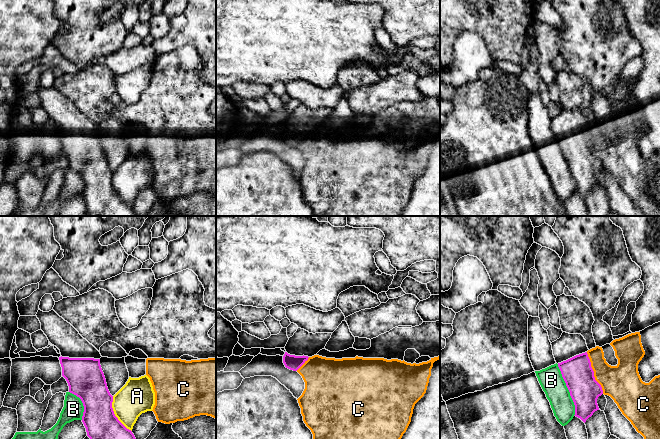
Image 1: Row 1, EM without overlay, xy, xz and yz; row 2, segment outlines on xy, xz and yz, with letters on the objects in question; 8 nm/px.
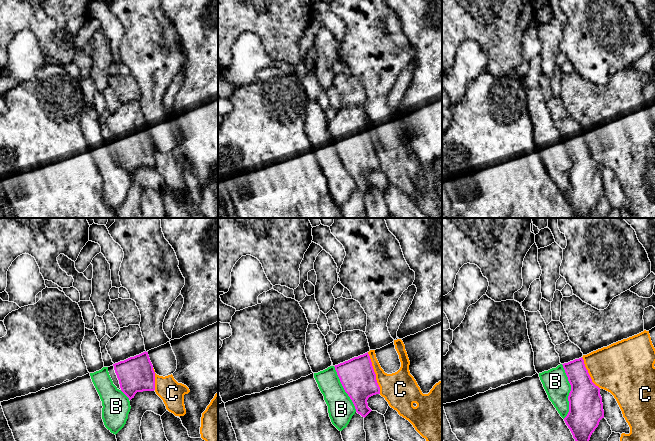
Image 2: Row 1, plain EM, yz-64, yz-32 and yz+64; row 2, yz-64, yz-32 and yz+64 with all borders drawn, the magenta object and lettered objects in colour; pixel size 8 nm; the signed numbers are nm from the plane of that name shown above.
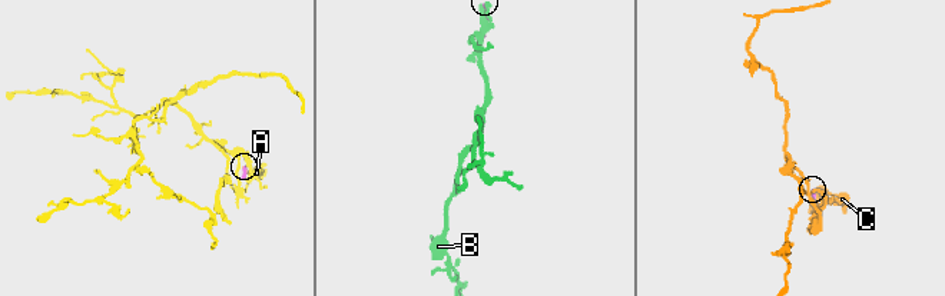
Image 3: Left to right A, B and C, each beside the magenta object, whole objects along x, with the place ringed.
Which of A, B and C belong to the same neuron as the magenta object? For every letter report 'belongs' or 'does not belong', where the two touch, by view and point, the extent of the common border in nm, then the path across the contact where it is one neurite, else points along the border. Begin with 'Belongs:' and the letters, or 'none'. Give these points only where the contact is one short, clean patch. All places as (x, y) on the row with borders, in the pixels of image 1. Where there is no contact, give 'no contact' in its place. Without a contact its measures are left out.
Belongs: none
A: does not belong | xy (114, 414) | 320 nm | along xy (112, 396), (114, 415), (131, 431)
B: does not belong | yz (568, 389) | 440 nm
C: does not belong | yz (593, 373) | 360 nm

